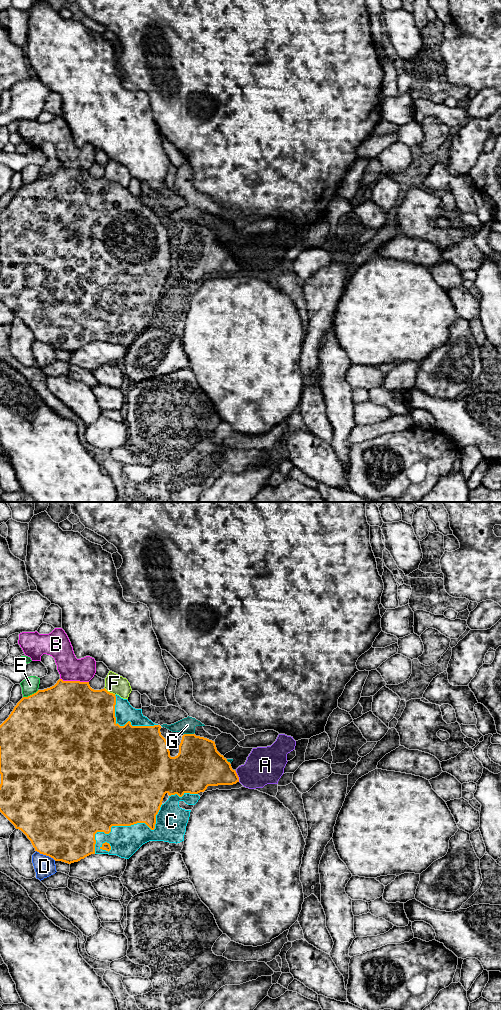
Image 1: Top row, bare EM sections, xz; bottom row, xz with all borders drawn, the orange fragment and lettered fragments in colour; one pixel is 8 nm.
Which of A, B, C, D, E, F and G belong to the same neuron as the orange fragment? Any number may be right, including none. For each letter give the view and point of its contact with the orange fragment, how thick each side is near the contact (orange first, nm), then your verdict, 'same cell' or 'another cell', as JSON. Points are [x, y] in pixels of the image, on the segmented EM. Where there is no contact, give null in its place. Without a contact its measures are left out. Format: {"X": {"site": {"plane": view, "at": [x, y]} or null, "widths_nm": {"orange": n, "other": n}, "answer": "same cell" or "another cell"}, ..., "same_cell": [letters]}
{"A": {"site": {"plane": "xz", "at": [237, 776]}, "widths_nm": {"orange": 300, "other": 300}, "answer": "another cell"}, "B": {"site": {"plane": "xz", "at": [74, 681]}, "widths_nm": {"orange": 500, "other": 200}, "answer": "another cell"}, "C": {"site": {"plane": "xz", "at": [125, 825]}, "widths_nm": {"orange": 500, "other": 240}, "answer": "same cell"}, "D": {"site": {"plane": "xz", "at": [46, 855]}, "widths_nm": {"orange": 500, "other": 170}, "answer": "another cell"}, "E": {"site": {"plane": "xz", "at": [30, 695]}, "widths_nm": {"orange": 500, "other": 140}, "answer": "another cell"}, "F": {"site": {"plane": "xz", "at": [109, 692]}, "widths_nm": {"orange": 420, "other": 160}, "answer": "another cell"}, "G": {"site": {"plane": "xz", "at": [189, 734]}, "widths_nm": {"orange": 360, "other": 130}, "answer": "another cell"}, "same_cell": ["C"]}

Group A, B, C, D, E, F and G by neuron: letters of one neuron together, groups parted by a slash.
A G / B / C / D / E / F

